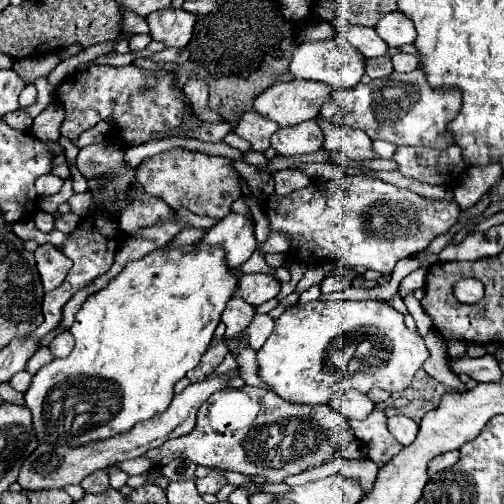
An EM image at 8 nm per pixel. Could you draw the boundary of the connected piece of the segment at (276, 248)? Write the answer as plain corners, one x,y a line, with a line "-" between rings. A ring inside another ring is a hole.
270,235
264,243
260,243
258,245
258,251
260,251
260,255
268,255
268,253
286,253
288,251
288,247
290,247
290,243
288,243
288,239
286,239
286,235

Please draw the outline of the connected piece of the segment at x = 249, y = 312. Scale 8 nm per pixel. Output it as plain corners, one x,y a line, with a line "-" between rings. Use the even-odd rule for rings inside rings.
234,297
228,301
226,309
222,311
222,321
226,325
226,335
232,339
236,337
240,331
244,331
248,327
248,323
254,317
254,307
248,305
246,301

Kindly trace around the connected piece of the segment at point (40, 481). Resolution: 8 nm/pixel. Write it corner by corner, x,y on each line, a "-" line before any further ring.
232,371
228,375
220,375
220,377
212,377
208,381
200,381
194,385
188,385
180,395
174,395
170,407
166,413
146,421
146,423
138,423
134,429
130,429
128,433
120,435
120,437
112,437
112,439
104,439
104,441
96,441
84,447
52,447
52,445
38,445
36,451
24,461
22,469
20,469
20,477
18,477
18,485
24,491
44,491
44,489
62,489
66,485
72,483
80,483
86,475
90,475
96,469
104,469
116,461
126,461
126,459
136,459
142,457
146,451
160,447
164,441
180,437
184,433
188,433
194,425
196,425
196,411
198,407
218,389
226,387
228,377
238,375
238,371

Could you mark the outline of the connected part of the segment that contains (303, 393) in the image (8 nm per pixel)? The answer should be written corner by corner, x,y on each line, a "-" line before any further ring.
310,301
288,307
274,321
274,331
258,351
258,377
278,397
290,403
308,405
310,389
310,397
314,397
314,405
318,405
328,403
332,399
332,393
350,389
356,389
360,393
368,393
372,387
380,387
386,391
402,391
410,385
414,373
428,357
430,353
424,345
424,339
404,325
404,317
400,311
388,307
382,301

